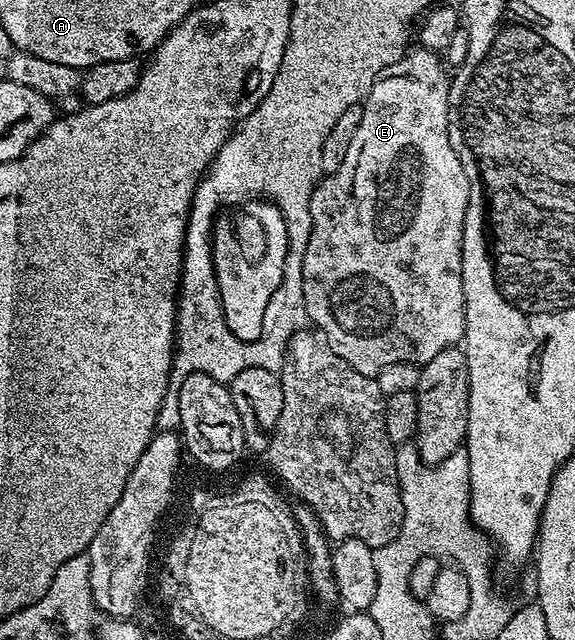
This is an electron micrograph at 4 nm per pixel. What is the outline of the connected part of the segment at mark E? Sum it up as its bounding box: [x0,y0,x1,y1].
[302,46,470,376]

